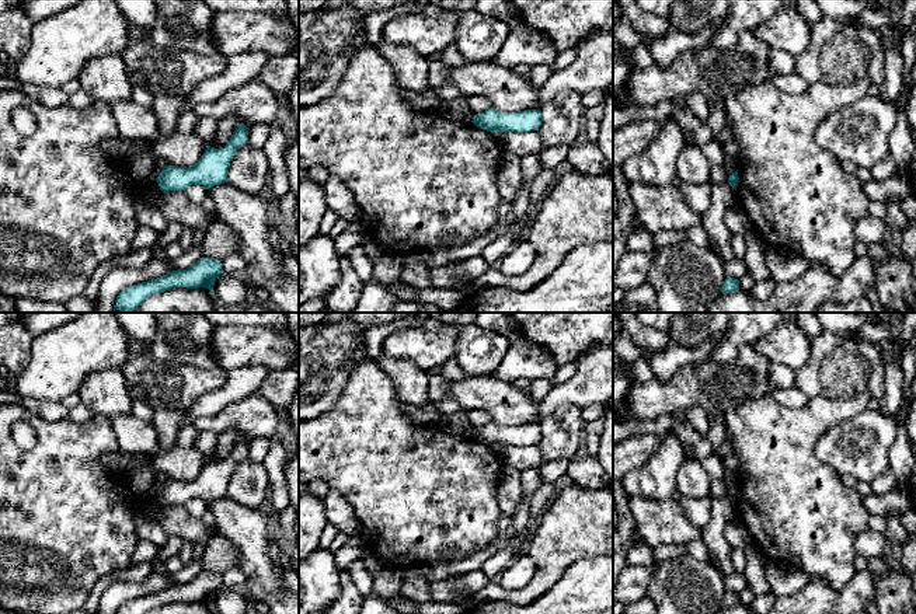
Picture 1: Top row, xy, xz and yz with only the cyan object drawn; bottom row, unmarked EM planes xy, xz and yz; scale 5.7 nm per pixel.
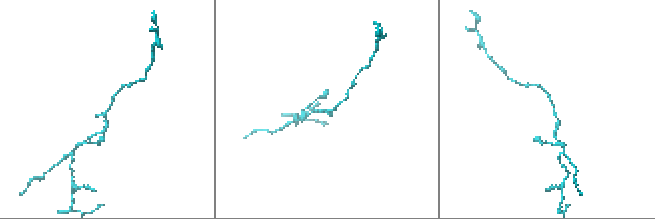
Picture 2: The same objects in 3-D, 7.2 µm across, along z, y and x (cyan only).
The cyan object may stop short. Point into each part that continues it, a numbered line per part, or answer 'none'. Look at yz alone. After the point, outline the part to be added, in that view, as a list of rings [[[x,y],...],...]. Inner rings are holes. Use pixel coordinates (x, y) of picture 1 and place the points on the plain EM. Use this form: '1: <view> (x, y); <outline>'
none

